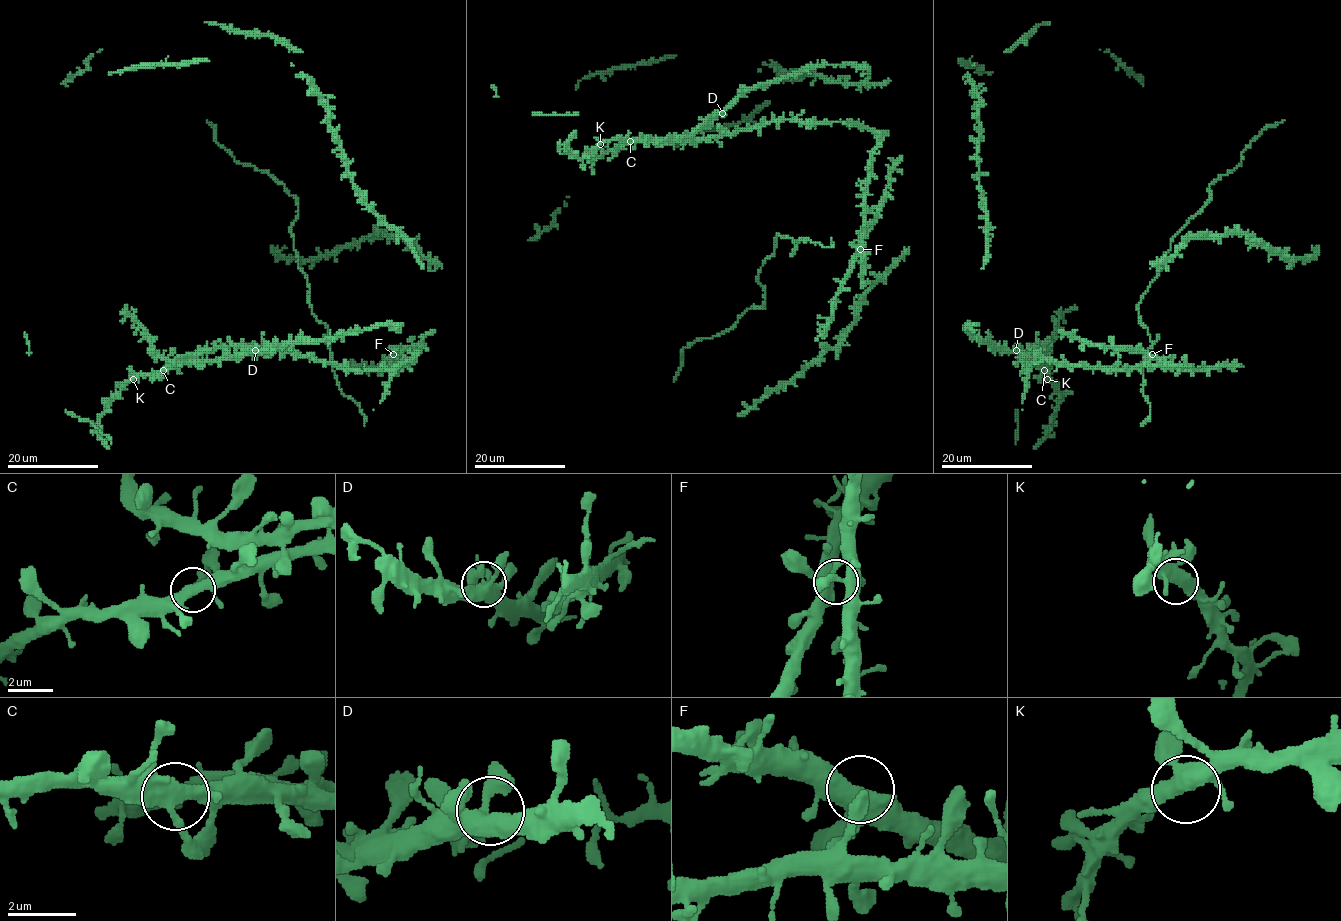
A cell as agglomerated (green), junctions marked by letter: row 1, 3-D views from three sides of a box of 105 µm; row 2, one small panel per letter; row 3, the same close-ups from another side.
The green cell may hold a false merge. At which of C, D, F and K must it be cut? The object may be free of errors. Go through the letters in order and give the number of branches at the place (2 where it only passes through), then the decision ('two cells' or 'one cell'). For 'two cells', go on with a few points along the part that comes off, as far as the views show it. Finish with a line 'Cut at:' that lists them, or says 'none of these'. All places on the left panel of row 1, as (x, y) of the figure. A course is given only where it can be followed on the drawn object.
C: 4 | one cell
D: 4 | one cell
F: 4 | one cell
K: 4 | one cell
Cut at: none of these

